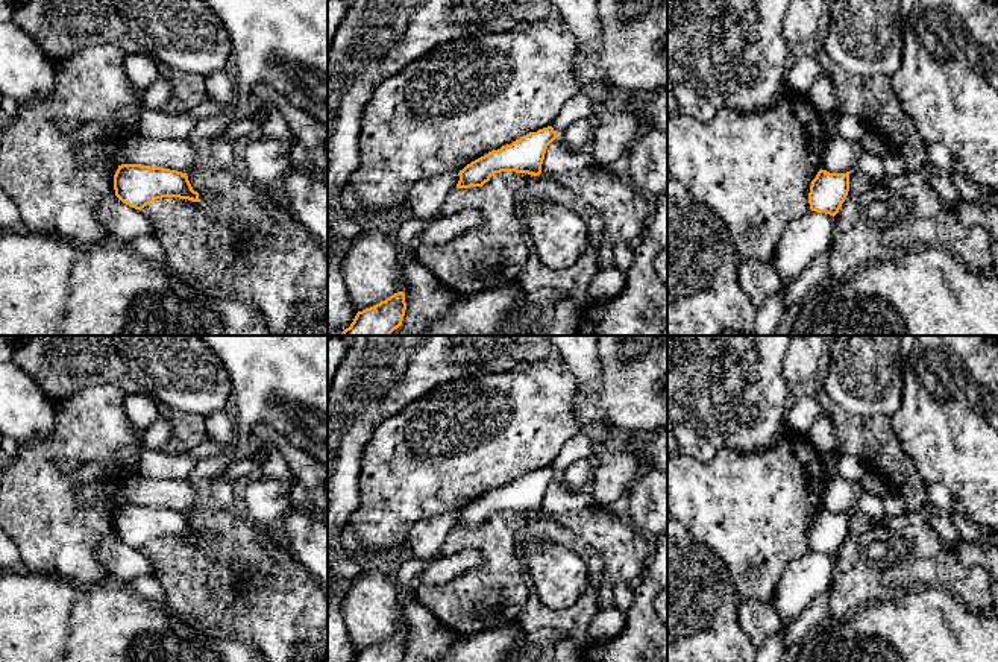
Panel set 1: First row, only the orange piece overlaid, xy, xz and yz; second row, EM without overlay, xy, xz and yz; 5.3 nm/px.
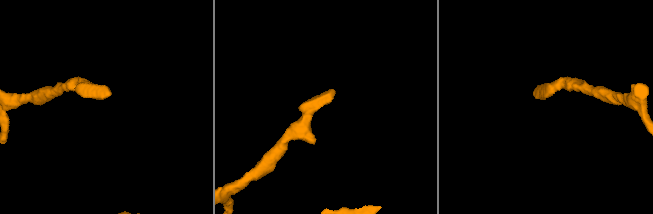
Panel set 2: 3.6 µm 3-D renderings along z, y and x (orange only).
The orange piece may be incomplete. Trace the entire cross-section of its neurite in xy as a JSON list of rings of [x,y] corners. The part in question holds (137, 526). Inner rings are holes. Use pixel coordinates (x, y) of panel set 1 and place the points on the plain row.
[[[121,504],[114,515],[115,536],[126,545],[143,550],[162,537],[200,542],[187,513],[141,504]]]

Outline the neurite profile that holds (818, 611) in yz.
[[[830,592],[818,595],[796,619],[793,619],[787,627],[783,627],[780,635],[783,638],[784,648],[804,641],[813,629],[827,621],[831,616],[830,603]]]

